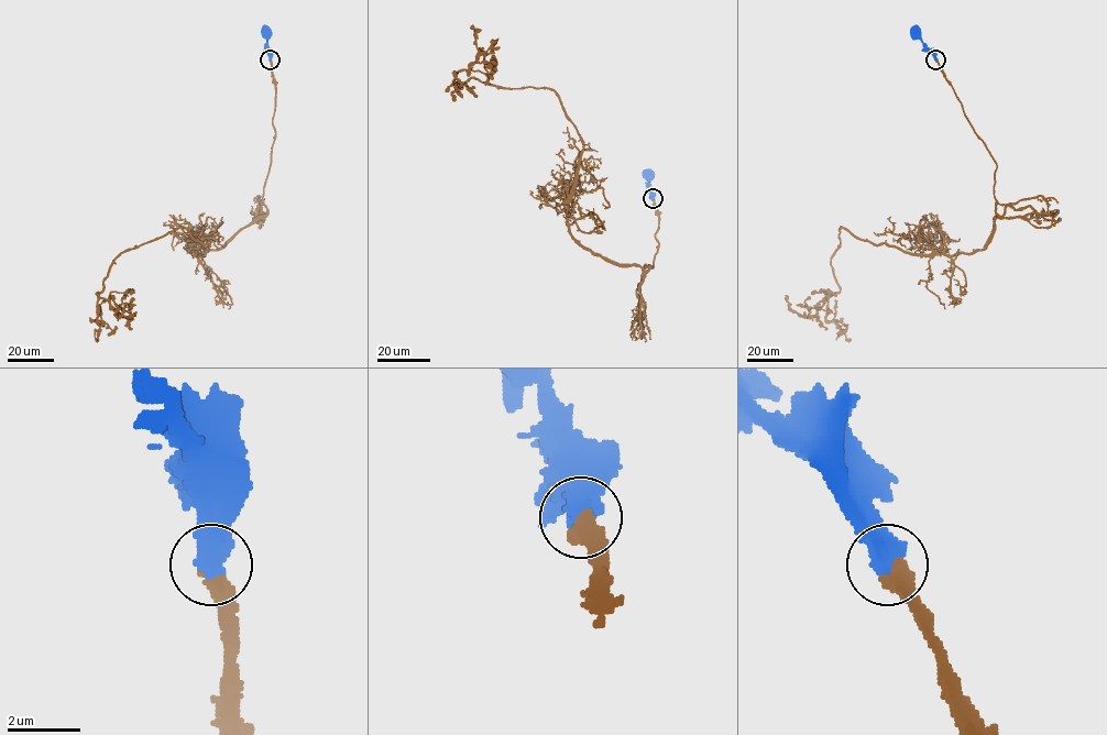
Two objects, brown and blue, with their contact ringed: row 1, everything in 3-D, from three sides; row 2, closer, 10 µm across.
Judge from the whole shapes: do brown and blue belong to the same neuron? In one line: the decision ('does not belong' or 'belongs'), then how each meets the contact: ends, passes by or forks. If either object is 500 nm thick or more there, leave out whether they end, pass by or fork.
belongs

